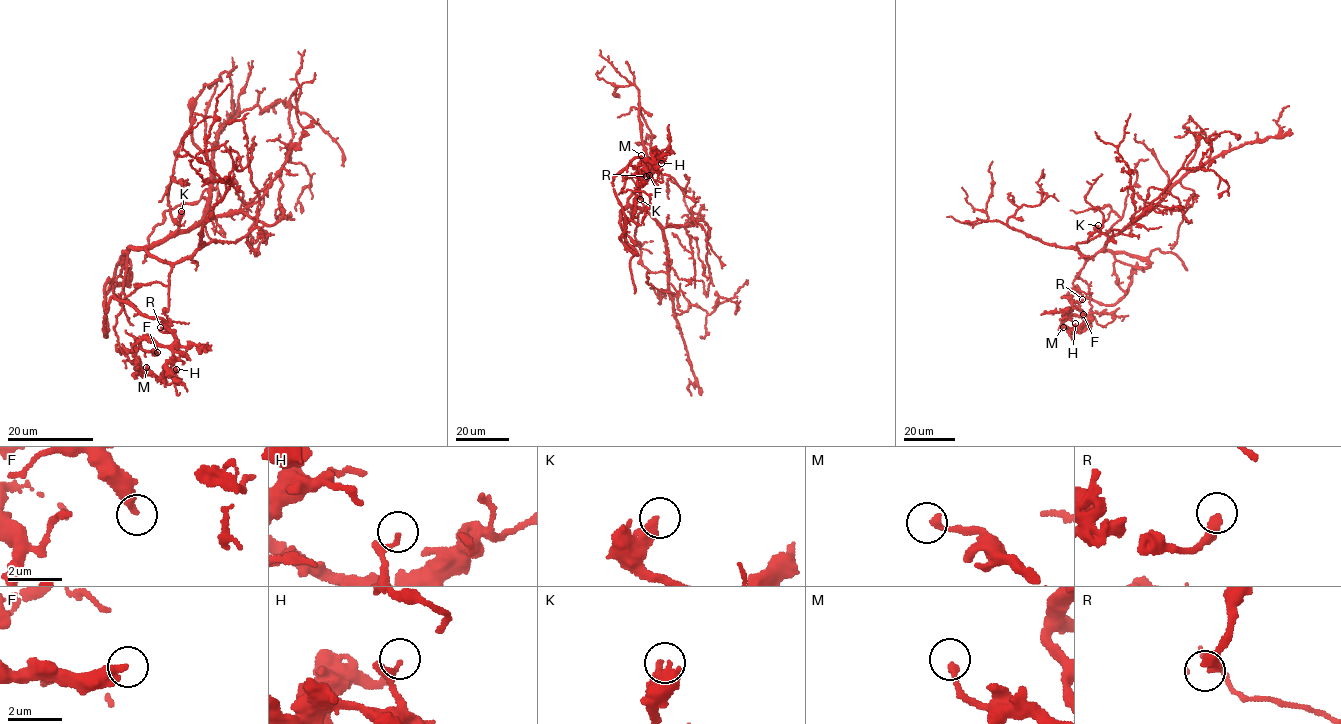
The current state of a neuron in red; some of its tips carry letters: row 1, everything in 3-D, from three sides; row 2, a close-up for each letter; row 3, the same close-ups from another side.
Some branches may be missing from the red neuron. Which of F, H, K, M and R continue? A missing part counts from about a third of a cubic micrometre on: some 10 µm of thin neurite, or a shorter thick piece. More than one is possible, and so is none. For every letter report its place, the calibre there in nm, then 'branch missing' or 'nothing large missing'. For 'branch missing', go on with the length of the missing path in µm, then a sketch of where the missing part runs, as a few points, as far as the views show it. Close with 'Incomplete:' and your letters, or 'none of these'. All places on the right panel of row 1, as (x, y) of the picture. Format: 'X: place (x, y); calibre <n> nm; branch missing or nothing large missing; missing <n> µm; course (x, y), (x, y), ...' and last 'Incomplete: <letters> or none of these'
F: place (1083, 314); calibre 360 nm; nothing large missing
H: place (1075, 323); calibre 140 nm; nothing large missing
K: place (1098, 225); calibre 260 nm; nothing large missing
M: place (1063, 327); calibre 240 nm; nothing large missing
R: place (1082, 299); calibre 280 nm; branch missing; missing 2 µm
Incomplete: R

